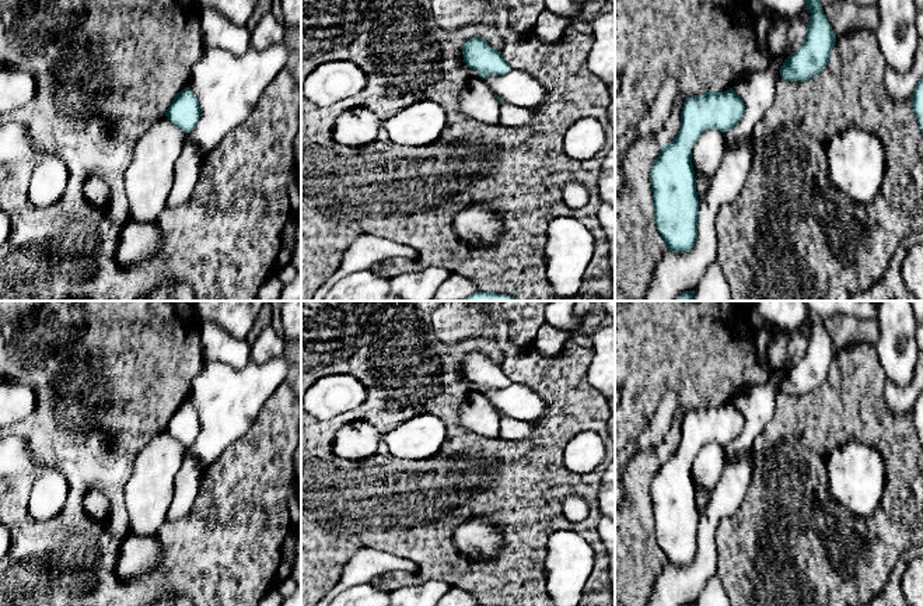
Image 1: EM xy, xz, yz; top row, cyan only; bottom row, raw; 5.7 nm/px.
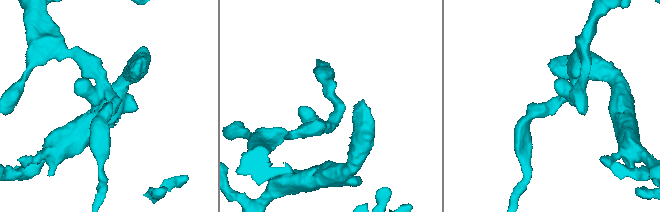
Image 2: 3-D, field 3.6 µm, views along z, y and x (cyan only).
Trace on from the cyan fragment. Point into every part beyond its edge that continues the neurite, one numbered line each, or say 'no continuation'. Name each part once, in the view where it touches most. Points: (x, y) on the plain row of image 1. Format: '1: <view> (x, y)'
no continuation

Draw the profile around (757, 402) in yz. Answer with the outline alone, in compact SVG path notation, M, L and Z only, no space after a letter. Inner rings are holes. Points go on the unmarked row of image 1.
M790 333L786 360L779 369L770 368L770 378L761 385L747 385L733 399L735 407L744 414L745 425L742 432L730 444L724 445L726 463L734 456L748 456L761 431L769 424L775 414L775 395L784 374L800 362L807 350L807 337L800 333Z

